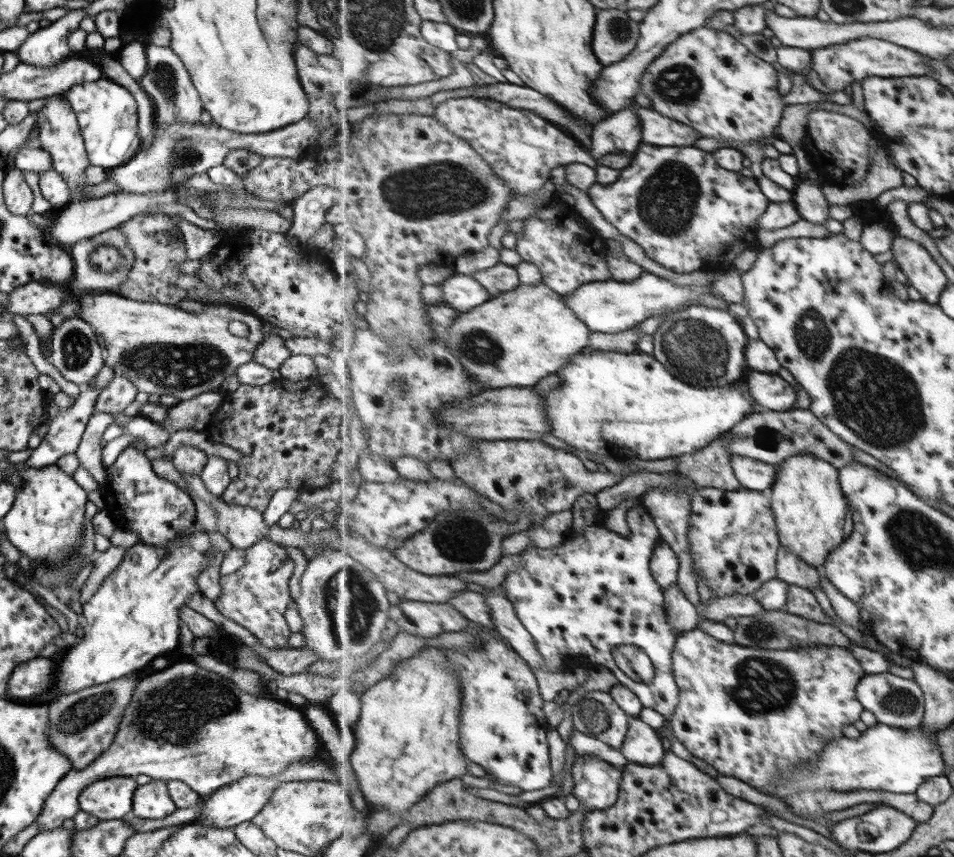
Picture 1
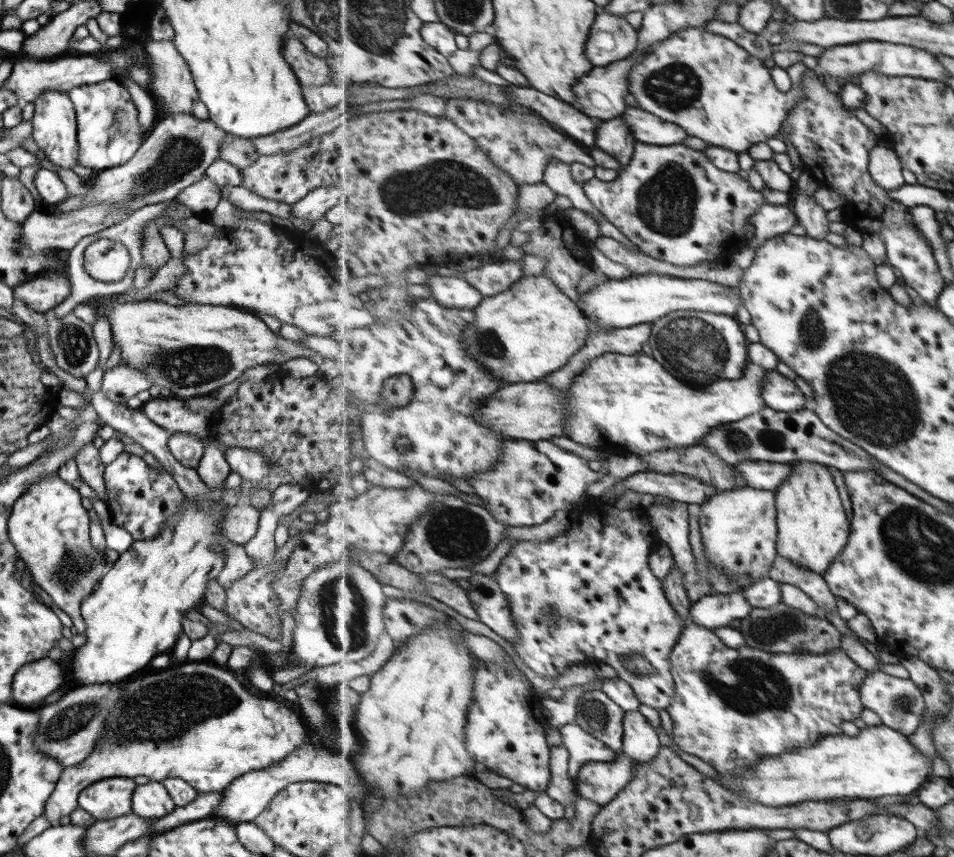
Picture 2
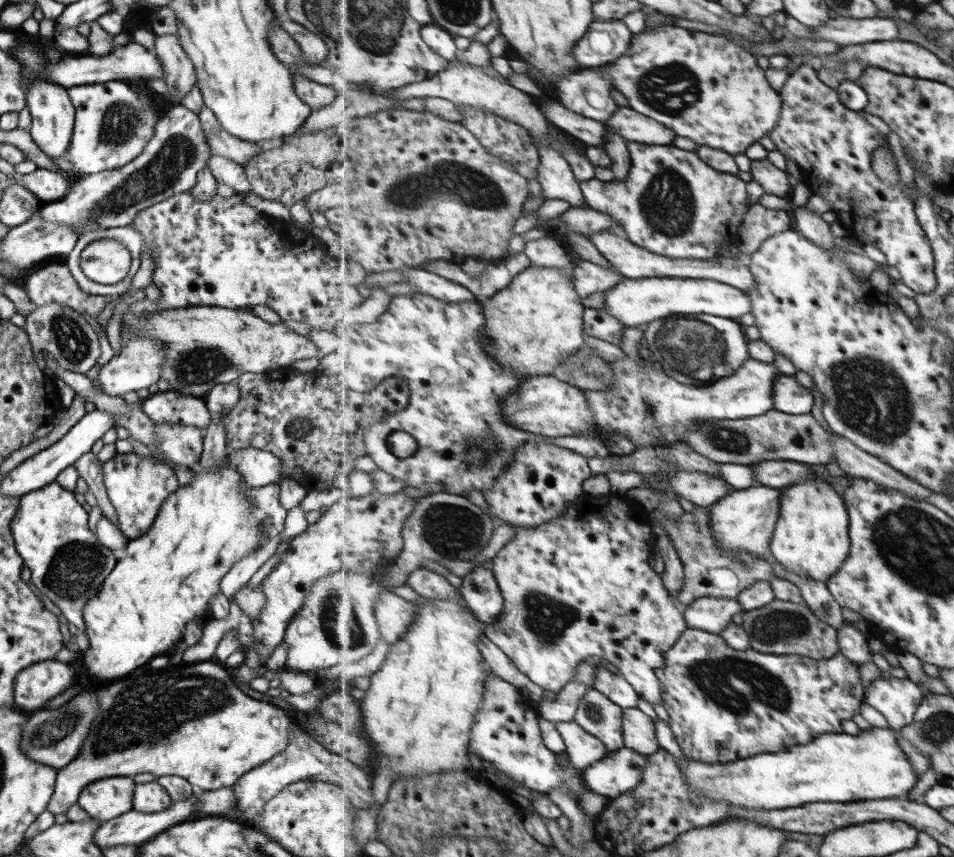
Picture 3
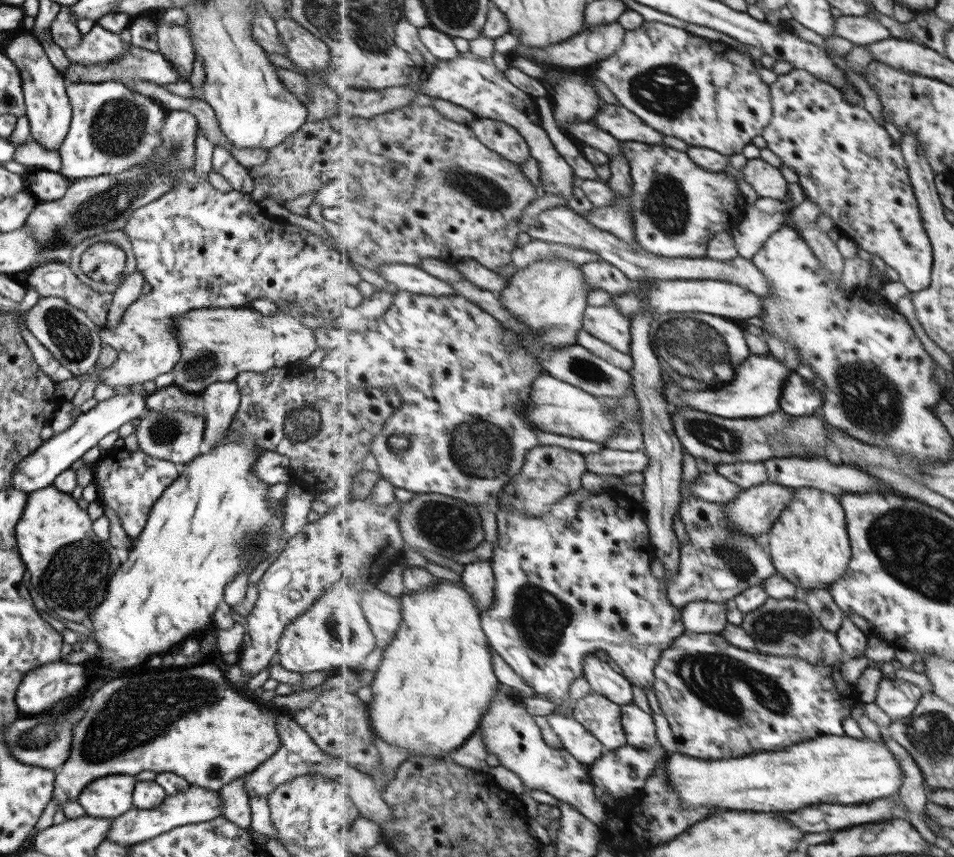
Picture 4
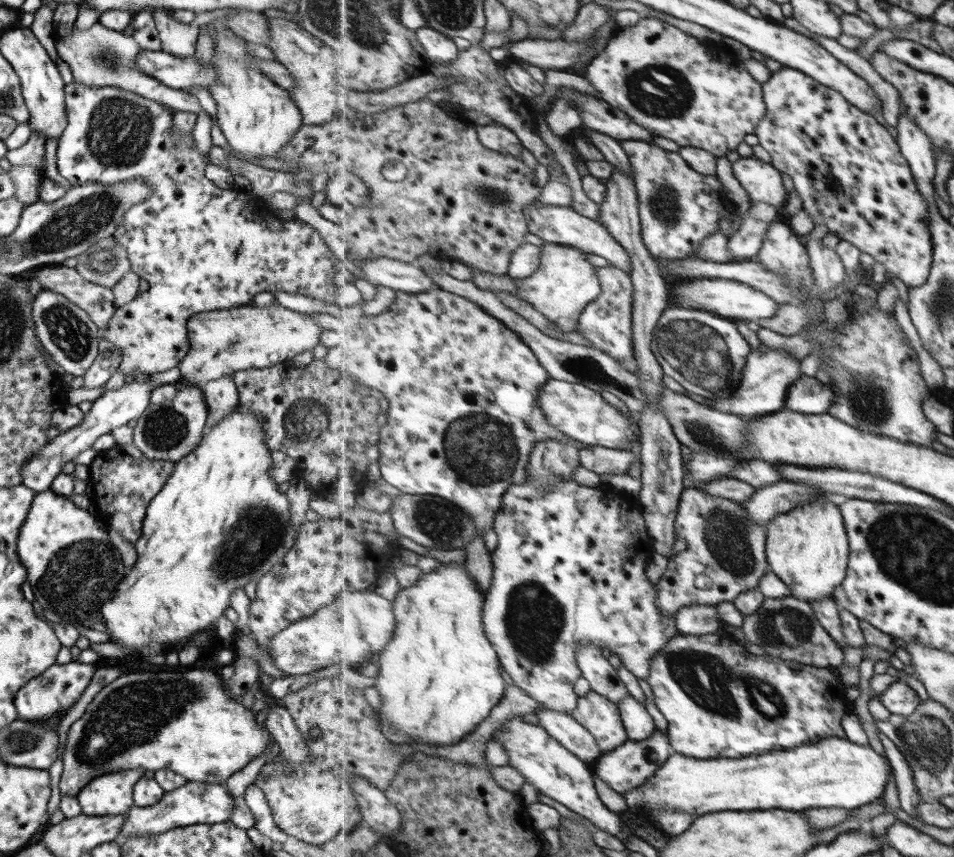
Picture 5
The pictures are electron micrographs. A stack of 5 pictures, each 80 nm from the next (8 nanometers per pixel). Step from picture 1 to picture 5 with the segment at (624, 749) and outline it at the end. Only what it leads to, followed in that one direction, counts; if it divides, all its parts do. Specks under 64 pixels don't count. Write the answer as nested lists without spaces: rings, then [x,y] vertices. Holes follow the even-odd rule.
[[[630,694],[618,707],[630,740],[647,740],[656,733],[655,719],[642,701]]]

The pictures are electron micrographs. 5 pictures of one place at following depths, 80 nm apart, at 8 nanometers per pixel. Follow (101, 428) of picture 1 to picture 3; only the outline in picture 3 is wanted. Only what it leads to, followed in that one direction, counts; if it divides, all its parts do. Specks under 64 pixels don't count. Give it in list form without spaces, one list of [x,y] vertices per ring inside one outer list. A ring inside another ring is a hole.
[[[89,450],[83,453],[72,465],[76,468],[78,476],[85,480],[88,489],[95,497],[102,516],[107,517],[111,524],[117,525],[115,509],[107,498],[102,481],[102,462],[96,457],[96,454]]]

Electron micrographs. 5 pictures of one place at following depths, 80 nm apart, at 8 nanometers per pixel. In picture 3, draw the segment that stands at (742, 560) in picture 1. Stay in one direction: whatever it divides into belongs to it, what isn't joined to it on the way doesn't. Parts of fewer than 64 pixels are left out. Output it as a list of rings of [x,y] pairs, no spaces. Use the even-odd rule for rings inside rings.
[[[756,484],[746,489],[733,490],[731,494],[710,506],[711,529],[715,541],[727,551],[747,553],[755,559],[772,561],[771,541],[779,521],[782,488]]]

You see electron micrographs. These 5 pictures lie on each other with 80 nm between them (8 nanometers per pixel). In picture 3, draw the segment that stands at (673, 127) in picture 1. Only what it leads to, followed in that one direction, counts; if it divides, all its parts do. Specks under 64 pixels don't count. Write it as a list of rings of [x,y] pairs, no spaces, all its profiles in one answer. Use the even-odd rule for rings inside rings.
[[[631,107],[619,108],[613,113],[613,117],[607,121],[606,126],[621,134],[623,138],[633,142],[645,144],[671,144],[677,134],[665,124],[659,124],[657,120],[639,114]]]

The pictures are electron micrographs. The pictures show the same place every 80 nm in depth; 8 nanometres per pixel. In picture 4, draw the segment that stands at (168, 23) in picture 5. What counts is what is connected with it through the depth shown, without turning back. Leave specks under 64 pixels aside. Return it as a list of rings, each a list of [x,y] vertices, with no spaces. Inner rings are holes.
[[[157,23],[156,36],[159,55],[163,56],[165,61],[169,61],[181,81],[187,82],[195,53],[186,27]]]

